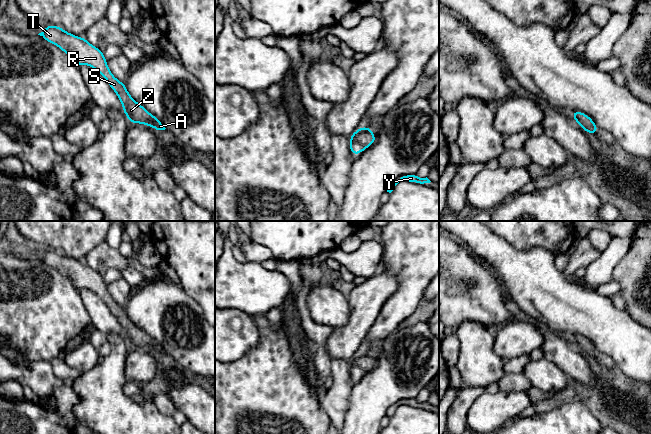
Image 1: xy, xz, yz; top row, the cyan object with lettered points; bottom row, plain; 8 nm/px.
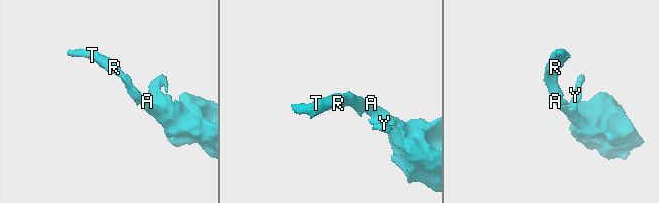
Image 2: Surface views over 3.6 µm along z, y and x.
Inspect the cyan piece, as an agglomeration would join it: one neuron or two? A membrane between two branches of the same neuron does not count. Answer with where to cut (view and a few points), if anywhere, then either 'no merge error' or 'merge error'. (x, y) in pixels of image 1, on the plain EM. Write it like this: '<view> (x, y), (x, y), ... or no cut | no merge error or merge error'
no cut | no merge error

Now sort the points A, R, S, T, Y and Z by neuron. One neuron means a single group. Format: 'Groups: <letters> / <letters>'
Groups: A R S T Y Z

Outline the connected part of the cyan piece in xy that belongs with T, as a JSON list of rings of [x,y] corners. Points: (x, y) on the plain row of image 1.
[[[48,249],[38,259],[55,268],[78,289],[89,289],[99,296],[108,306],[120,323],[123,336],[130,347],[140,347],[156,354],[165,354],[164,349],[143,330],[136,326],[128,317],[124,307],[116,303],[107,290],[103,275],[91,269],[85,262],[75,260],[64,253]]]

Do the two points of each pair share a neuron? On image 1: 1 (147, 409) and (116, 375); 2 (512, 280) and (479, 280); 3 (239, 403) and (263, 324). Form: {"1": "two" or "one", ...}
{"1": "one", "2": "two", "3": "one"}

